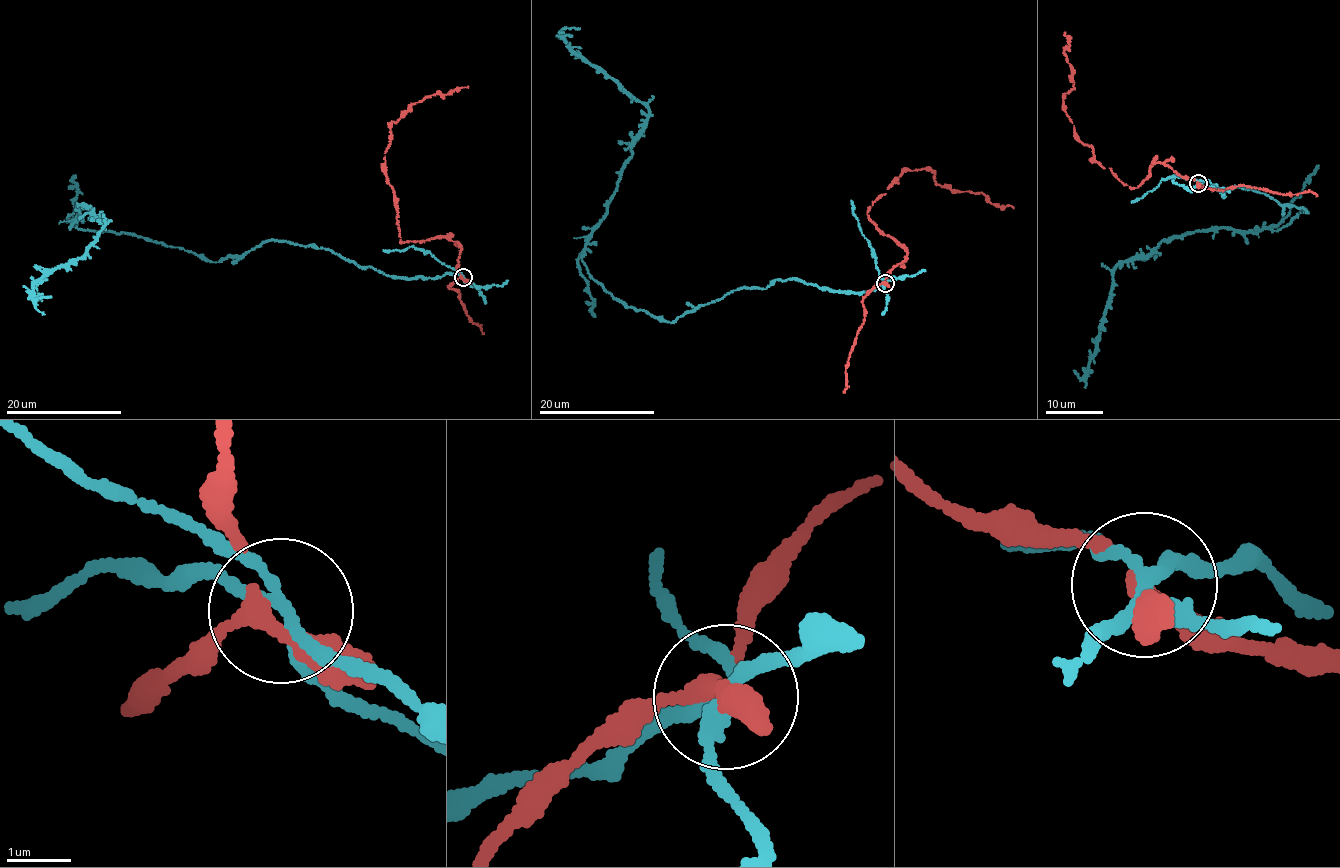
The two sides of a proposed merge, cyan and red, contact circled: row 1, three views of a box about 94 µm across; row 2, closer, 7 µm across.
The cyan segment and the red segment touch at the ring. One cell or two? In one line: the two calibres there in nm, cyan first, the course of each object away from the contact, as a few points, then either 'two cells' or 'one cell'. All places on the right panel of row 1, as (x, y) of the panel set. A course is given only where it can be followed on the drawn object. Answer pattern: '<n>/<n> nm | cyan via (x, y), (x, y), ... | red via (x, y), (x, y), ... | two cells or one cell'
200/240 nm | cyan via (1198, 183), (1225, 197), (1241, 186), (1309, 213), (1276, 230), (1176, 235), (1119, 264), (1088, 374), (1074, 370) | red via (1198, 183), (1156, 162), (1131, 188), (1095, 159), (1064, 111), (1063, 96), (1073, 87), (1065, 32) | two cells

